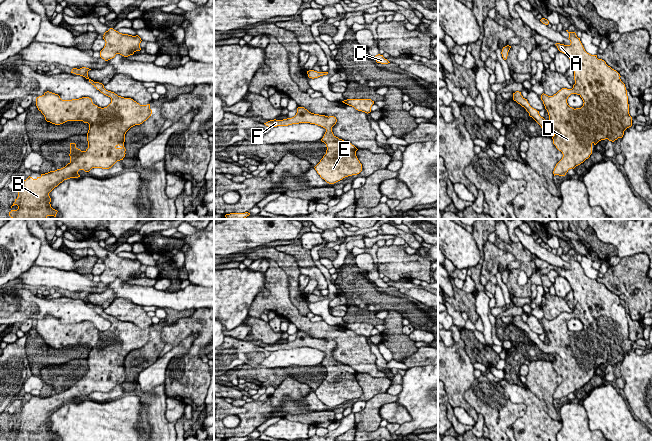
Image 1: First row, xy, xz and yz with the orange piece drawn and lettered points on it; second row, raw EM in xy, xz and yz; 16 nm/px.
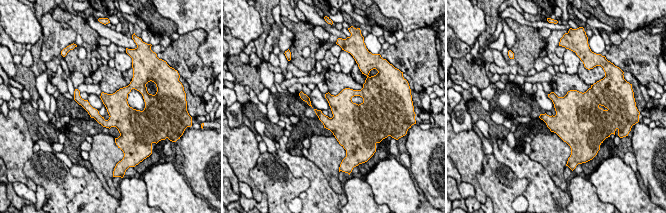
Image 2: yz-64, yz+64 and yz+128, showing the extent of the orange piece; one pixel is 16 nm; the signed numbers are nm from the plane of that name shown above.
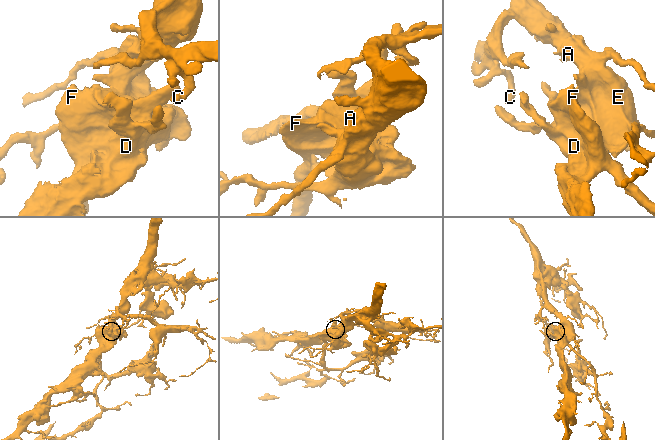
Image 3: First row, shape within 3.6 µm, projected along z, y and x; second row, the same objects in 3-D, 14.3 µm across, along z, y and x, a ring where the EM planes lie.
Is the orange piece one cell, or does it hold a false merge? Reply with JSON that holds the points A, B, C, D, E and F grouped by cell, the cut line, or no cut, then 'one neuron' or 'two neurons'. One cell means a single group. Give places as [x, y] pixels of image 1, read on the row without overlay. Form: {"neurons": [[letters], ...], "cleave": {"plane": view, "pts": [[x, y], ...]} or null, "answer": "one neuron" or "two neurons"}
{"neurons": [["A", "B", "C", "D", "E", "F"]], "cleave": null, "answer": "one neuron"}

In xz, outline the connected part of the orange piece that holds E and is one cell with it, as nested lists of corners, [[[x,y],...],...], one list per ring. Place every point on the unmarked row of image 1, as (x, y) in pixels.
[[[298,331],[294,341],[283,344],[274,343],[264,348],[268,351],[277,351],[310,347],[325,352],[326,356],[321,365],[326,368],[326,378],[314,392],[322,403],[329,408],[334,408],[362,395],[362,388],[356,380],[358,373],[333,358],[332,351],[336,346],[337,343],[334,340],[314,338],[304,331]]]

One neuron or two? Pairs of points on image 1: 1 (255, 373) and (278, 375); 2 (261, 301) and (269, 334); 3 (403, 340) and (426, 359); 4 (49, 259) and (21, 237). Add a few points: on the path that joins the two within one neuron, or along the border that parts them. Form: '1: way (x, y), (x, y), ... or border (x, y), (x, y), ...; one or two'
1: way (261, 375), (272, 375); one
2: border (248, 313), (259, 318); two
3: border (418, 348), (410, 355), (404, 357); two
4: border (28, 230), (40, 241), (40, 252), (35, 263); two

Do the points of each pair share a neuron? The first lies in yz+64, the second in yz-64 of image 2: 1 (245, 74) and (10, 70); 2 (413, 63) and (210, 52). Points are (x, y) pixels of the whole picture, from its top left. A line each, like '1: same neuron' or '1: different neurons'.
1: different neurons
2: different neurons

